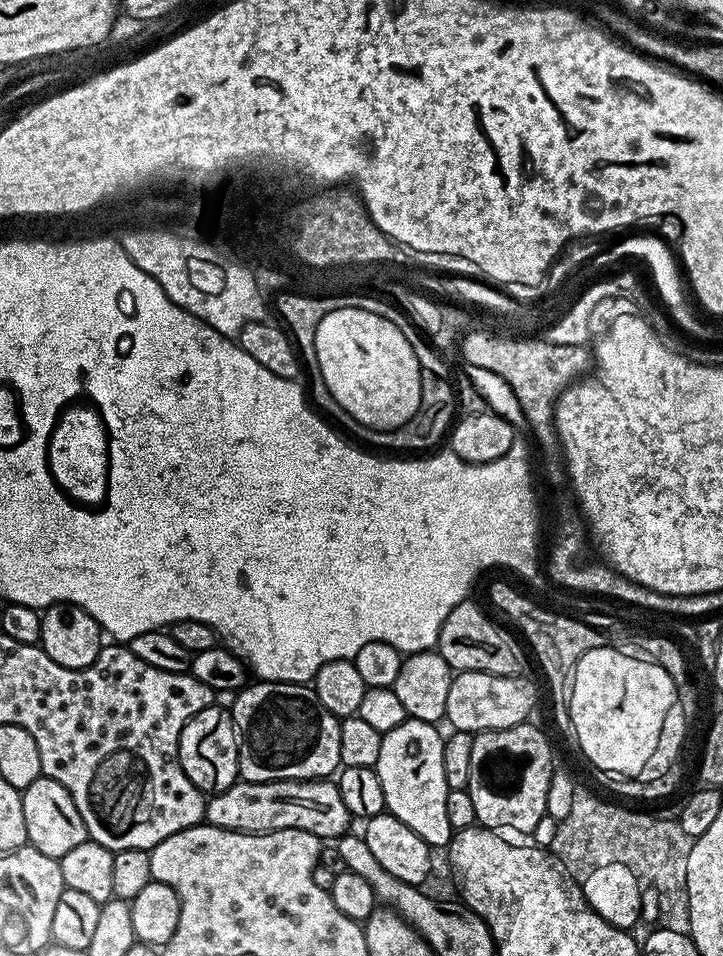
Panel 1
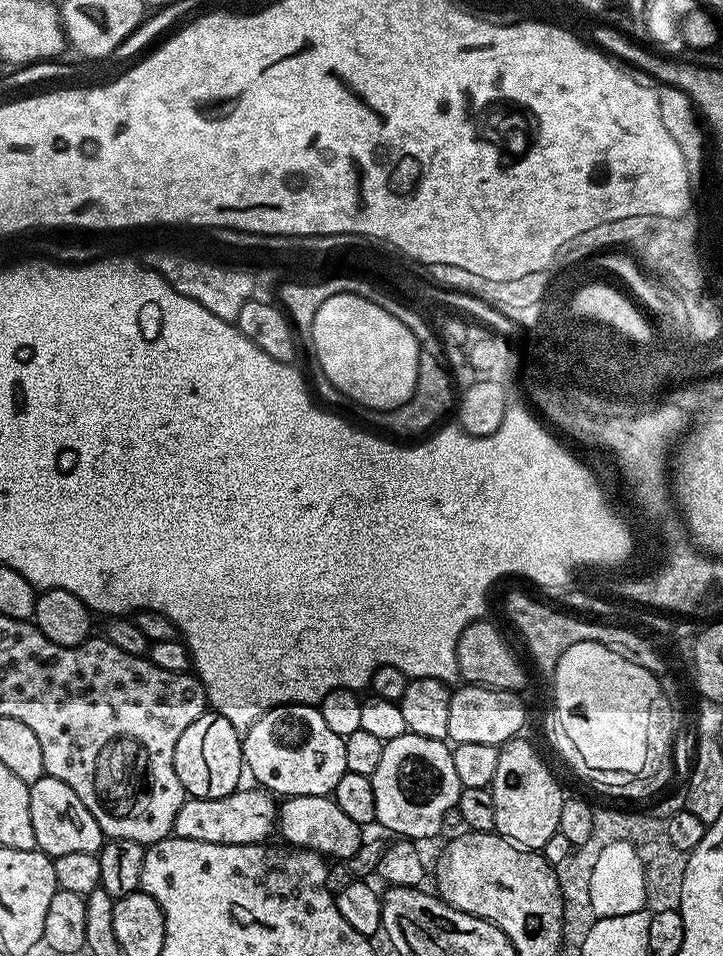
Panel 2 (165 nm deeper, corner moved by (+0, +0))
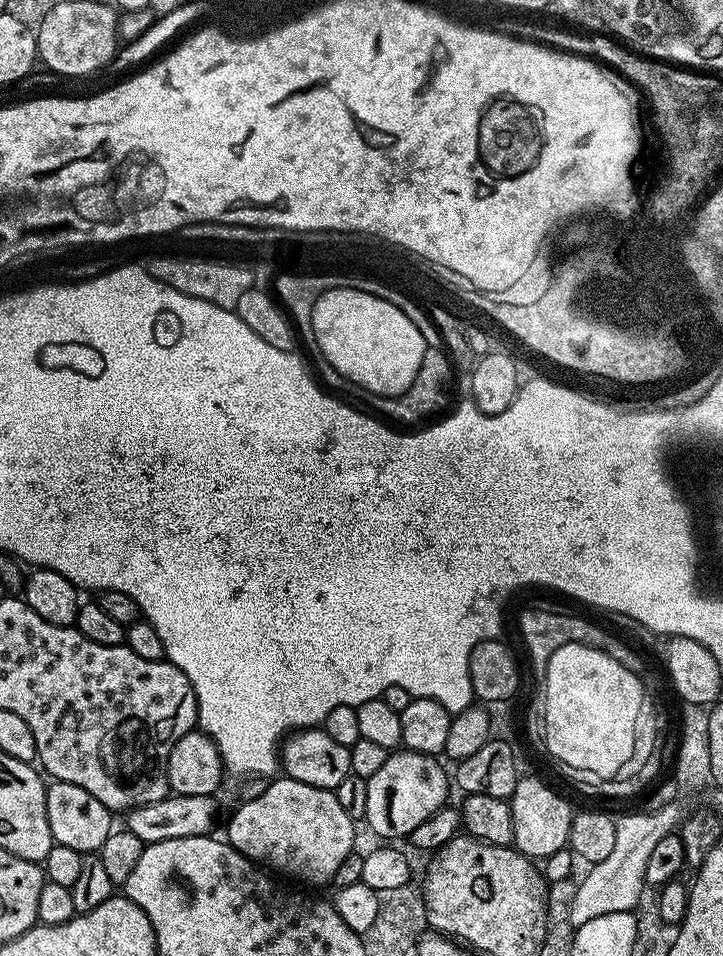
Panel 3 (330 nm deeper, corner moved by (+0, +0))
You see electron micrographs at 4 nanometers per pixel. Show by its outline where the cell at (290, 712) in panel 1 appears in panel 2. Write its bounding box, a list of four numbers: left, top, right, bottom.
[243,704,348,798]

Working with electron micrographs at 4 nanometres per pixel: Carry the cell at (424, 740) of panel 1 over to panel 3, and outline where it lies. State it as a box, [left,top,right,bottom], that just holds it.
[364,750,450,842]

